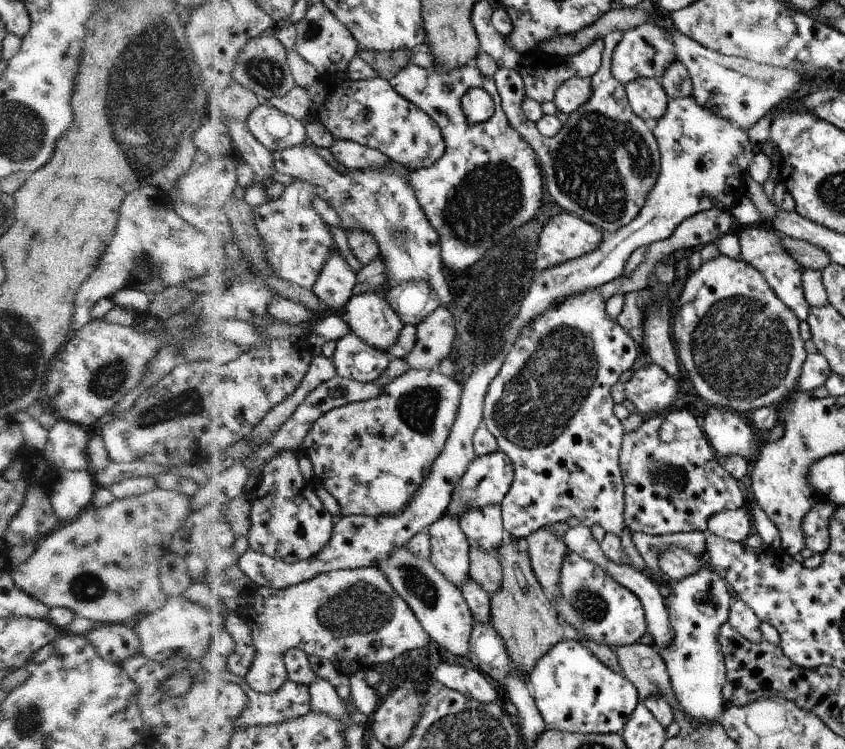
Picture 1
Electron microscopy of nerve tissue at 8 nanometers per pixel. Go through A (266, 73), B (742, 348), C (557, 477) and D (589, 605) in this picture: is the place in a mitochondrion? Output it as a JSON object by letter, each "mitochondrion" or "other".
{"A":"mitochondrion","B":"mitochondrion","C":"other","D":"mitochondrion"}

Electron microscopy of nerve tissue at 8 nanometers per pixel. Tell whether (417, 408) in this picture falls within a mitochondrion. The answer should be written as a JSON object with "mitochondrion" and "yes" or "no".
{"mitochondrion":"yes"}

